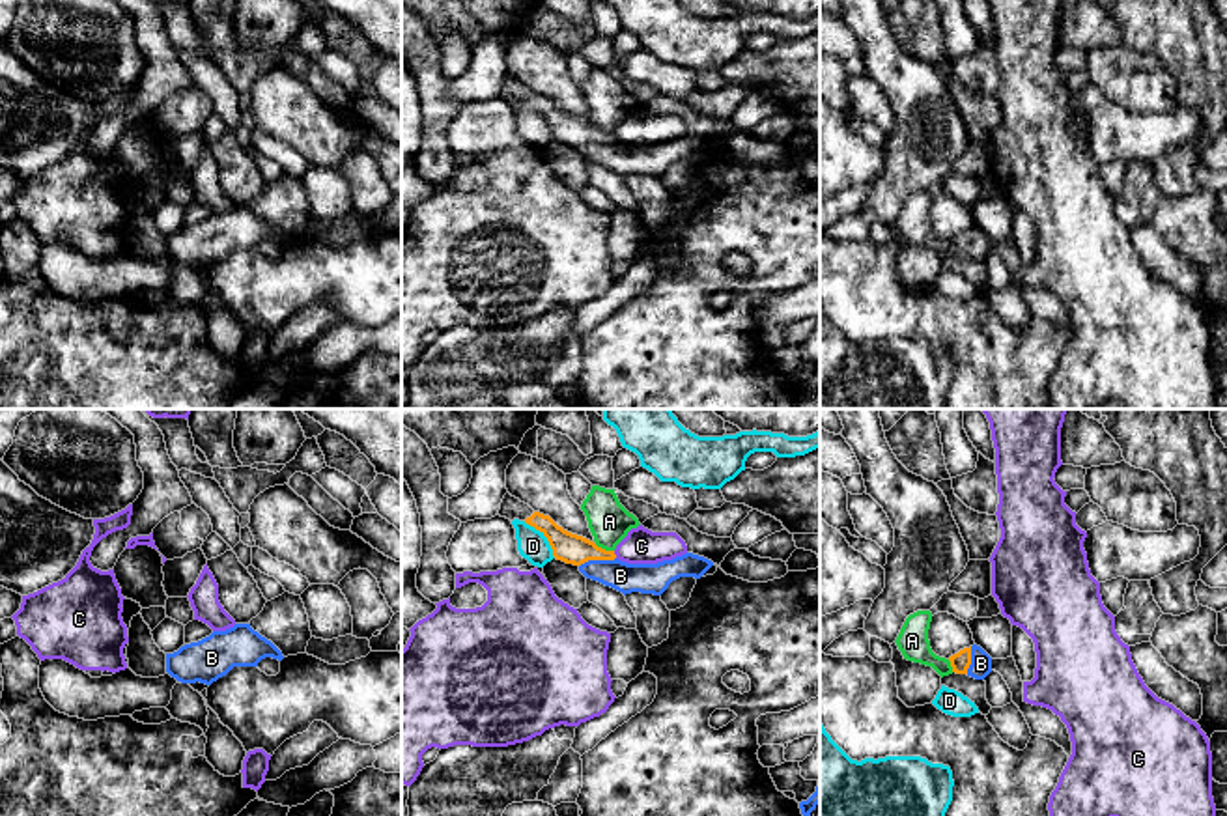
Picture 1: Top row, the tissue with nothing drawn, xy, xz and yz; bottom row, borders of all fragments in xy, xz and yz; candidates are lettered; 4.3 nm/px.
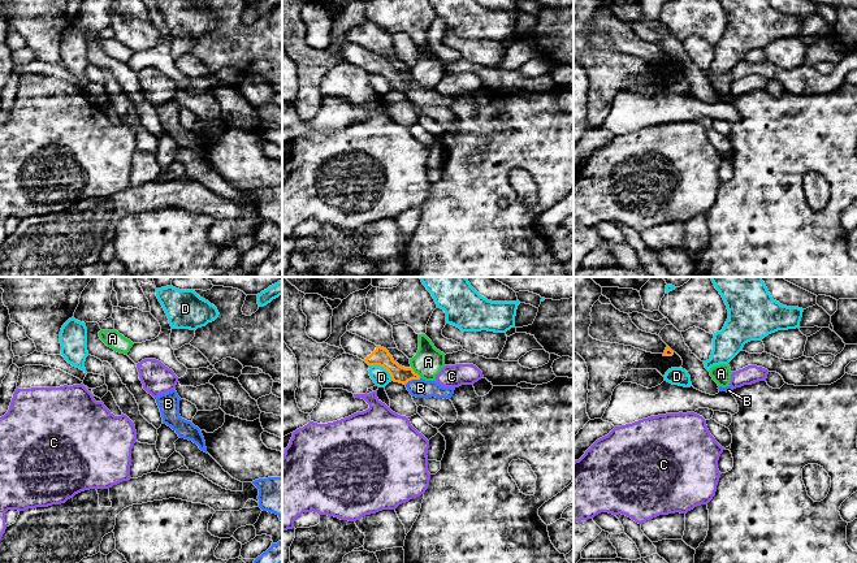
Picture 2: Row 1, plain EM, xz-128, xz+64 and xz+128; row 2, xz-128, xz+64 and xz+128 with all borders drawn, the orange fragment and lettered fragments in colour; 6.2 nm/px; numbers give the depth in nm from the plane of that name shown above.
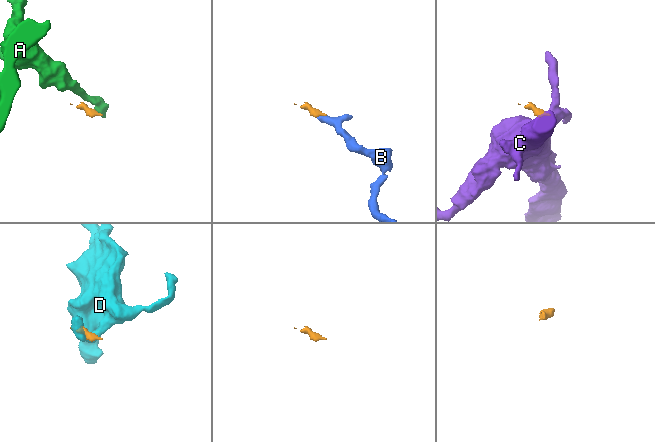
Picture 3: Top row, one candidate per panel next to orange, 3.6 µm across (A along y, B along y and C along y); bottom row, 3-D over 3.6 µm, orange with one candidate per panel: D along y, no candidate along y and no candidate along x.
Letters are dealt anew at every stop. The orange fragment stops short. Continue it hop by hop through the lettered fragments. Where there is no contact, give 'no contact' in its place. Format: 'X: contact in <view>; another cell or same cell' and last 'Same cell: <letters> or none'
A: contact in xz; another cell
B: contact in xz; same cell
C: contact in xz; another cell
D: contact in xz; another cell
Same cell: B

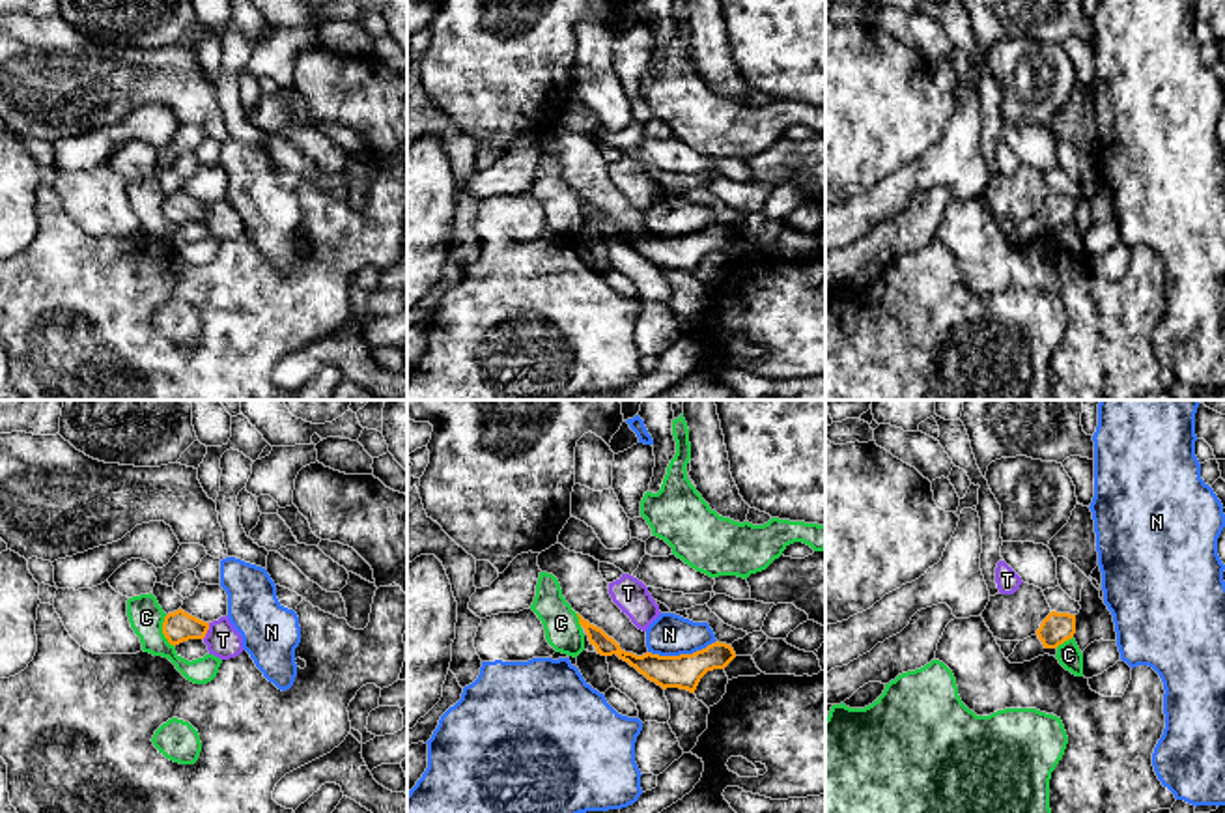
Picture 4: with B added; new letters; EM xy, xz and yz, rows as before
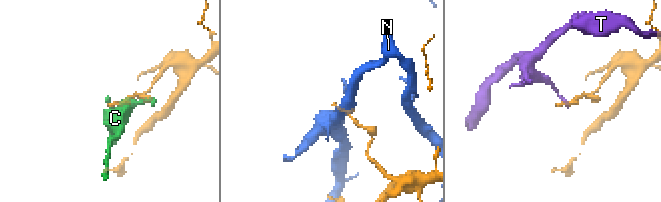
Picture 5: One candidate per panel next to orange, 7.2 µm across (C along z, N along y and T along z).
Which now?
C: contact in xy; another cell
N: contact in xz; another cell
T: contact in xy; another cell
Same cell: none

